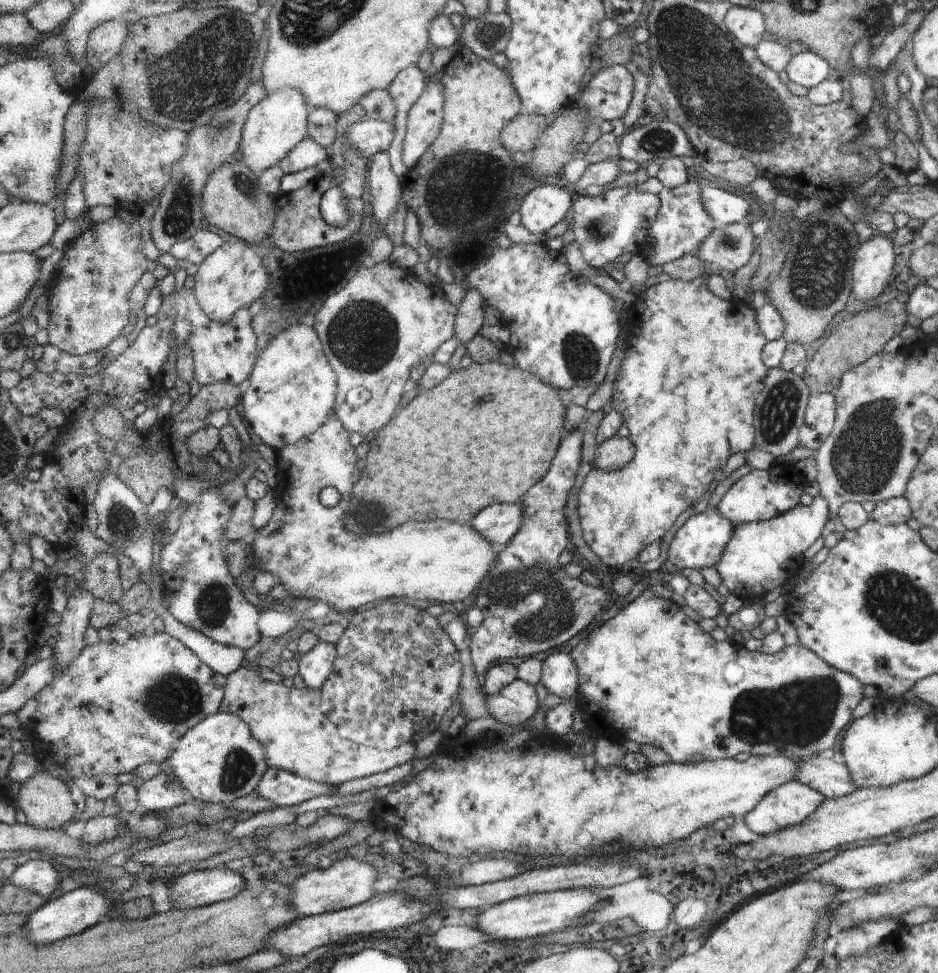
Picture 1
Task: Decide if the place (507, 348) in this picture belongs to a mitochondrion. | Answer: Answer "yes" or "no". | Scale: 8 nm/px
no

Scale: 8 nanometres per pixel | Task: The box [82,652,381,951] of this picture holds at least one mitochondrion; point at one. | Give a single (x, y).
(170, 699)

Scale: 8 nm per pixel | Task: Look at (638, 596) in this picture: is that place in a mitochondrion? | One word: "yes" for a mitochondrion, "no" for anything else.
no

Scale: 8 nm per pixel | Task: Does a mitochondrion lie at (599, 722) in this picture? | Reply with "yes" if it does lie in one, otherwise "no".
no

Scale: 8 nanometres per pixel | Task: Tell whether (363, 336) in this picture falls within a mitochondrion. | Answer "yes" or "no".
yes

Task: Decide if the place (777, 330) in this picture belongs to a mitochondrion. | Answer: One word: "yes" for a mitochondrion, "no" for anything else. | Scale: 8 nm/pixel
no

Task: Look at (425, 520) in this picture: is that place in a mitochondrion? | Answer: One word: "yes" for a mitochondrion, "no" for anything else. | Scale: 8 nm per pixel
no

